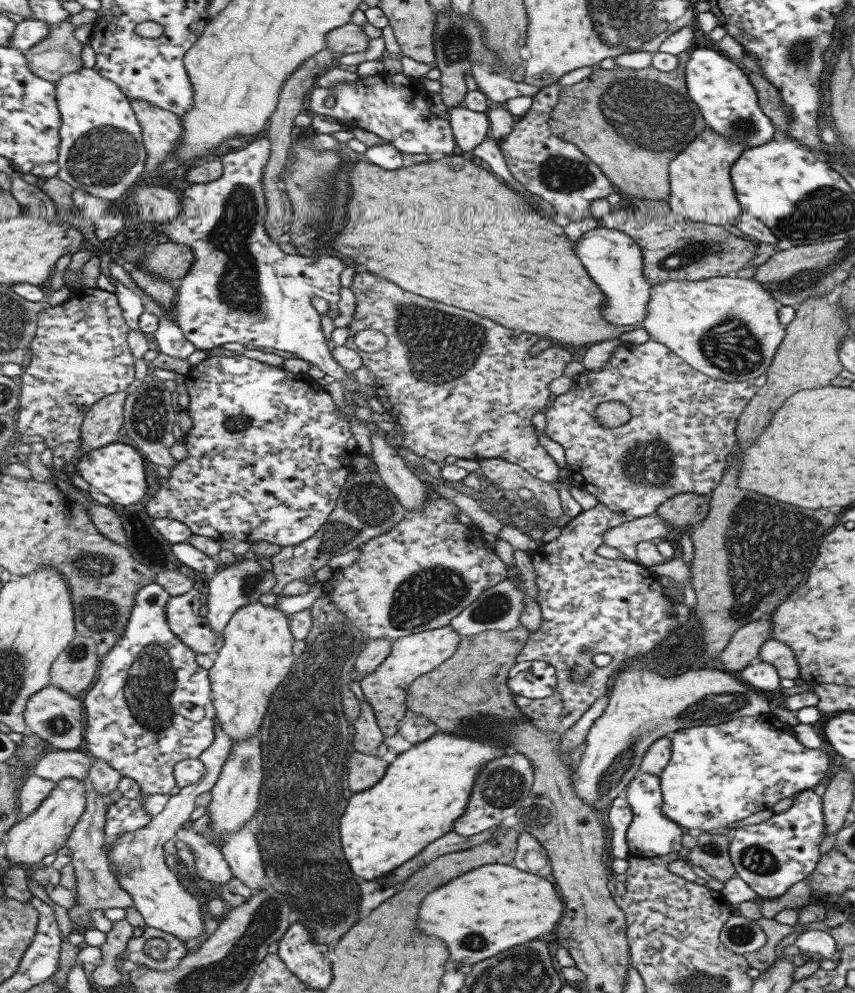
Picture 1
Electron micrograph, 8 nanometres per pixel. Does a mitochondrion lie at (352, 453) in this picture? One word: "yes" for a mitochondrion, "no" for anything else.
no

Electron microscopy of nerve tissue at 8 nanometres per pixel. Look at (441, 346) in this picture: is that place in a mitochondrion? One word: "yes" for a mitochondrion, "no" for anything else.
yes

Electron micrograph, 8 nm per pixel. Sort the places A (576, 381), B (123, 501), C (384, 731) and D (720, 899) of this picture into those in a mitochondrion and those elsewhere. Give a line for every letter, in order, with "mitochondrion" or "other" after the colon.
A: other
B: other
C: other
D: other

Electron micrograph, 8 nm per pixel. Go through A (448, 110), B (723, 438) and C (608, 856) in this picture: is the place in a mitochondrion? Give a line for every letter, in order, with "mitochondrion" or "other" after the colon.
A: other
B: other
C: other

